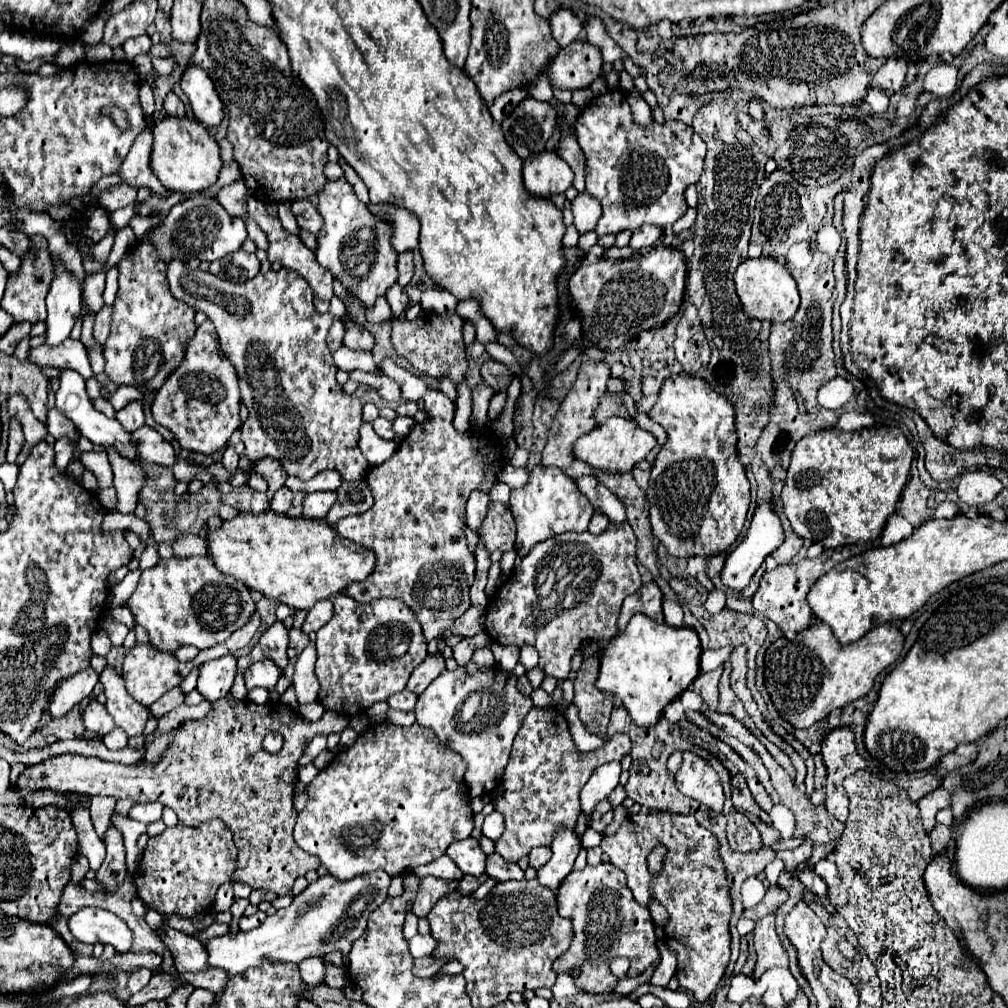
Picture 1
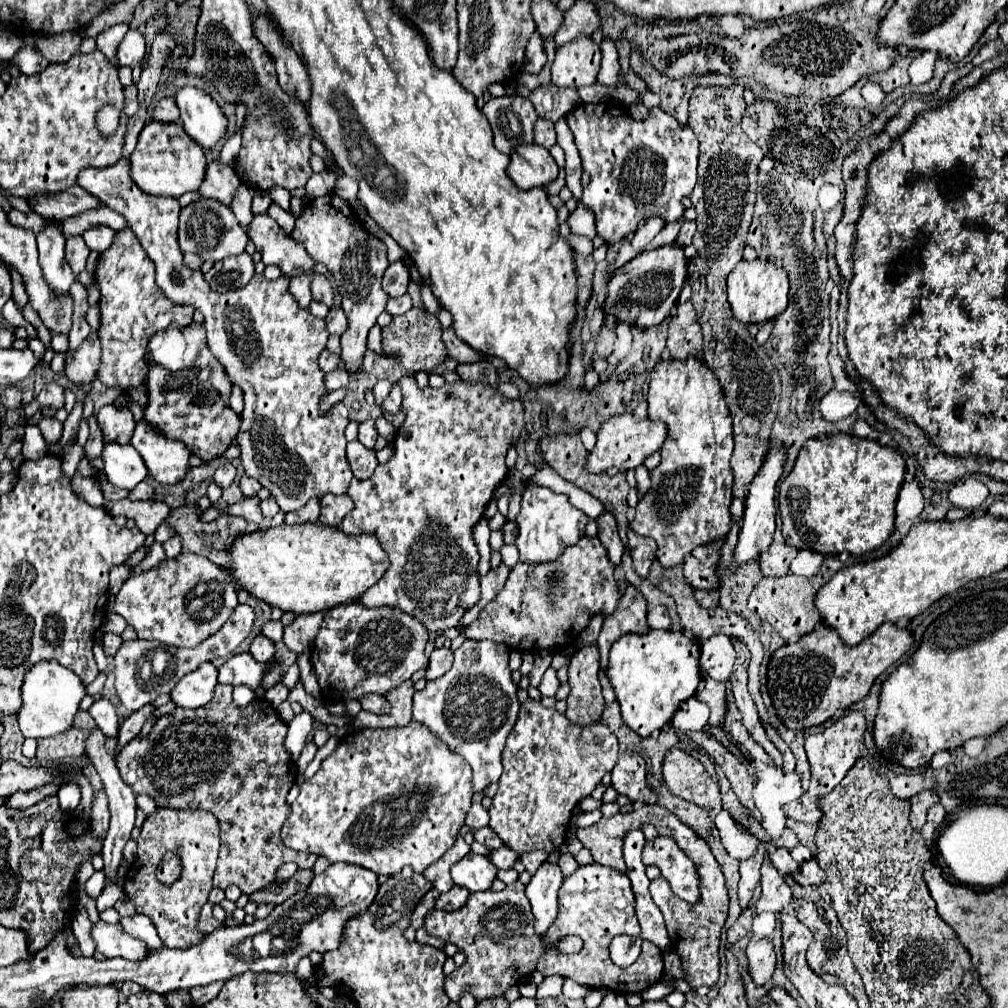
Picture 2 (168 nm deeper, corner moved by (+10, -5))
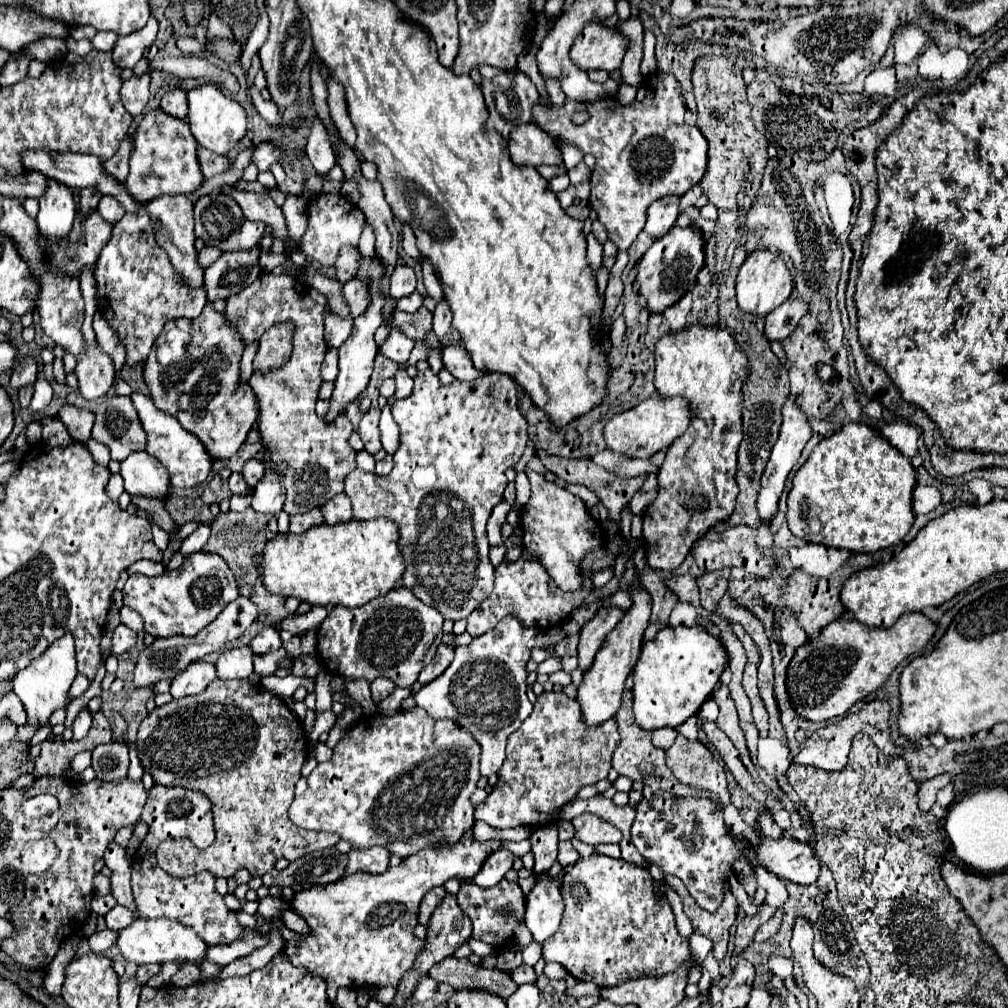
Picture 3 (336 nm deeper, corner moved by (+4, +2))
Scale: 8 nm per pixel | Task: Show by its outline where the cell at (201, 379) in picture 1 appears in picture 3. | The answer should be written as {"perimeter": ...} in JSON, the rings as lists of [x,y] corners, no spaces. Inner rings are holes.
{"perimeter":[[[212,303],[190,325],[192,337],[186,345],[186,357],[176,359],[160,343],[150,351],[142,377],[158,409],[176,417],[186,431],[204,443],[212,457],[228,459],[240,449],[248,431],[258,421],[258,399],[252,387],[248,383],[242,385],[240,379],[244,339],[238,337],[236,325],[226,321]]]}

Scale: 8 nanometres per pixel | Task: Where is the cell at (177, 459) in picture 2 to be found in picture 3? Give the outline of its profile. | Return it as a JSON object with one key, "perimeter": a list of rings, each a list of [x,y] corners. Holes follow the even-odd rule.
{"perimeter":[[[132,393],[130,395],[132,405],[138,411],[138,417],[144,425],[144,431],[148,435],[148,445],[146,445],[146,453],[156,457],[170,473],[170,483],[174,487],[196,487],[200,485],[210,469],[212,469],[212,455],[206,451],[206,447],[200,443],[200,439],[192,433],[188,433],[180,423],[176,423],[176,419],[172,415],[166,415],[164,411],[158,411],[158,407],[154,407],[154,401],[142,393]]]}

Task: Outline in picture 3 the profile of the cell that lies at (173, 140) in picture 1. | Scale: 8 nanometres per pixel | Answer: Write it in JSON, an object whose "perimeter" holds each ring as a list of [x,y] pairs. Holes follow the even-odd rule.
{"perimeter":[[[162,109],[148,111],[134,133],[134,147],[130,153],[130,173],[126,181],[126,189],[134,199],[142,199],[148,203],[158,195],[186,195],[196,191],[204,177],[198,167],[196,157],[198,143],[192,139],[190,127],[186,121],[174,119],[166,115]]]}

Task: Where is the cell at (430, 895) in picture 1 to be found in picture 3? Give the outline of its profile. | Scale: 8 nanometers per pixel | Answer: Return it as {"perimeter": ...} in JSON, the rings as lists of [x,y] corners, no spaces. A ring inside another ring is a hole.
{"perimeter":[[[434,887],[432,891],[426,893],[426,897],[424,897],[422,903],[420,903],[420,917],[418,917],[420,925],[428,925],[430,915],[432,915],[434,909],[442,903],[444,895],[446,895],[446,889],[444,889],[444,887]]]}

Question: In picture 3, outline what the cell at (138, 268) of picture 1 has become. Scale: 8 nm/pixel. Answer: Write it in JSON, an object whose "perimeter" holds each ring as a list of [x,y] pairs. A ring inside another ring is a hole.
{"perimeter":[[[146,211],[126,213],[112,225],[112,237],[100,251],[94,279],[98,287],[98,309],[126,345],[126,361],[130,365],[146,359],[170,319],[196,319],[208,301],[204,287],[188,289],[178,271],[174,271],[170,257],[154,239],[154,227],[150,227],[150,215]]]}

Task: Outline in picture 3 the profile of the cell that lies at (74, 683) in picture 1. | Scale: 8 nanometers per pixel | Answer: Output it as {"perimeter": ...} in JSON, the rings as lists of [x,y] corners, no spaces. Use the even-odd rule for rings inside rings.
{"perimeter":[[[64,635],[58,641],[54,641],[46,653],[34,659],[26,669],[18,671],[18,675],[14,675],[12,679],[12,685],[14,693],[24,703],[24,709],[28,713],[28,723],[42,727],[48,723],[48,717],[54,711],[66,709],[66,705],[70,703],[68,689],[74,677],[76,677],[76,657],[74,657],[74,639],[70,635]]]}

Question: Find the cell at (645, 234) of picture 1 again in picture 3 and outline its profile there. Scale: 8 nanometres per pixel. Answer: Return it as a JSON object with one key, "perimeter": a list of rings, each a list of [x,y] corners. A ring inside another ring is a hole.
{"perimeter":[[[672,195],[672,197],[662,197],[654,201],[648,209],[648,221],[644,231],[654,239],[666,235],[674,225],[678,213],[680,213],[680,197]]]}

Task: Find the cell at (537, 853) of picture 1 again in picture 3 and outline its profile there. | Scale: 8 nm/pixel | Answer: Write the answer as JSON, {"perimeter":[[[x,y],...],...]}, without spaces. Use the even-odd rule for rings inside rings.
{"perimeter":[[[538,827],[532,835],[532,853],[536,857],[534,873],[542,873],[550,869],[558,855],[558,831],[556,827]]]}

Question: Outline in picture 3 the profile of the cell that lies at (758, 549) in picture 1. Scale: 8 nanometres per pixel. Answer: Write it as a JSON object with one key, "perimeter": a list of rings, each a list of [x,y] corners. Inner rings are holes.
{"perimeter":[[[790,397],[784,407],[782,407],[782,427],[780,427],[780,437],[776,441],[776,445],[772,447],[772,453],[770,453],[770,461],[766,465],[766,471],[762,475],[762,483],[760,483],[760,493],[758,493],[758,513],[760,517],[764,519],[764,523],[768,525],[770,519],[774,517],[776,509],[778,509],[778,499],[780,499],[780,493],[784,491],[784,483],[788,479],[788,473],[792,471],[792,467],[798,463],[800,455],[802,455],[802,449],[804,445],[808,443],[808,439],[812,437],[812,427],[808,423],[808,417],[802,413],[802,409],[798,407],[796,399]]]}

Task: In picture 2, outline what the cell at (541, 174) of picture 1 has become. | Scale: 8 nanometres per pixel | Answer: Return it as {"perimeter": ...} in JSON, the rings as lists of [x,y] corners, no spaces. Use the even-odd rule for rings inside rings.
{"perimeter":[[[536,144],[518,146],[510,156],[508,176],[516,182],[518,188],[542,188],[558,178],[558,166],[546,148]]]}

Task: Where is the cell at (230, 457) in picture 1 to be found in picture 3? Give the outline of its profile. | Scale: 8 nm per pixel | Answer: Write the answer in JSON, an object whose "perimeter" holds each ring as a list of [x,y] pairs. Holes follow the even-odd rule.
{"perimeter":[[[232,473],[228,481],[230,481],[230,491],[232,491],[234,495],[248,495],[248,493],[250,493],[250,489],[246,487],[246,481],[242,479],[240,473]]]}

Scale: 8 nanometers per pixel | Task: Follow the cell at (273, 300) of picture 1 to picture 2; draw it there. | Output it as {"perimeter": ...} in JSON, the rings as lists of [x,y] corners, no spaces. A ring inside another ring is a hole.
{"perimeter":[[[120,158],[116,166],[108,166],[104,170],[86,168],[80,174],[78,184],[100,198],[108,208],[122,214],[140,240],[142,248],[156,264],[156,284],[176,304],[192,306],[200,310],[204,316],[208,348],[224,366],[232,384],[236,384],[244,392],[244,410],[240,414],[242,424],[236,436],[236,444],[240,448],[240,462],[244,474],[256,478],[264,488],[270,490],[280,510],[292,512],[302,508],[310,498],[322,498],[324,494],[344,494],[352,480],[352,470],[346,458],[346,438],[344,428],[350,420],[348,408],[344,402],[338,402],[330,408],[328,414],[320,414],[320,402],[328,394],[324,386],[324,372],[318,366],[318,354],[326,348],[328,330],[324,320],[310,314],[298,306],[294,296],[288,290],[290,278],[280,276],[278,280],[266,280],[262,274],[254,274],[246,288],[230,290],[228,294],[220,294],[210,290],[200,270],[188,270],[182,264],[182,252],[178,248],[178,214],[180,204],[176,198],[168,196],[148,196],[144,194],[130,178],[130,160]]]}

